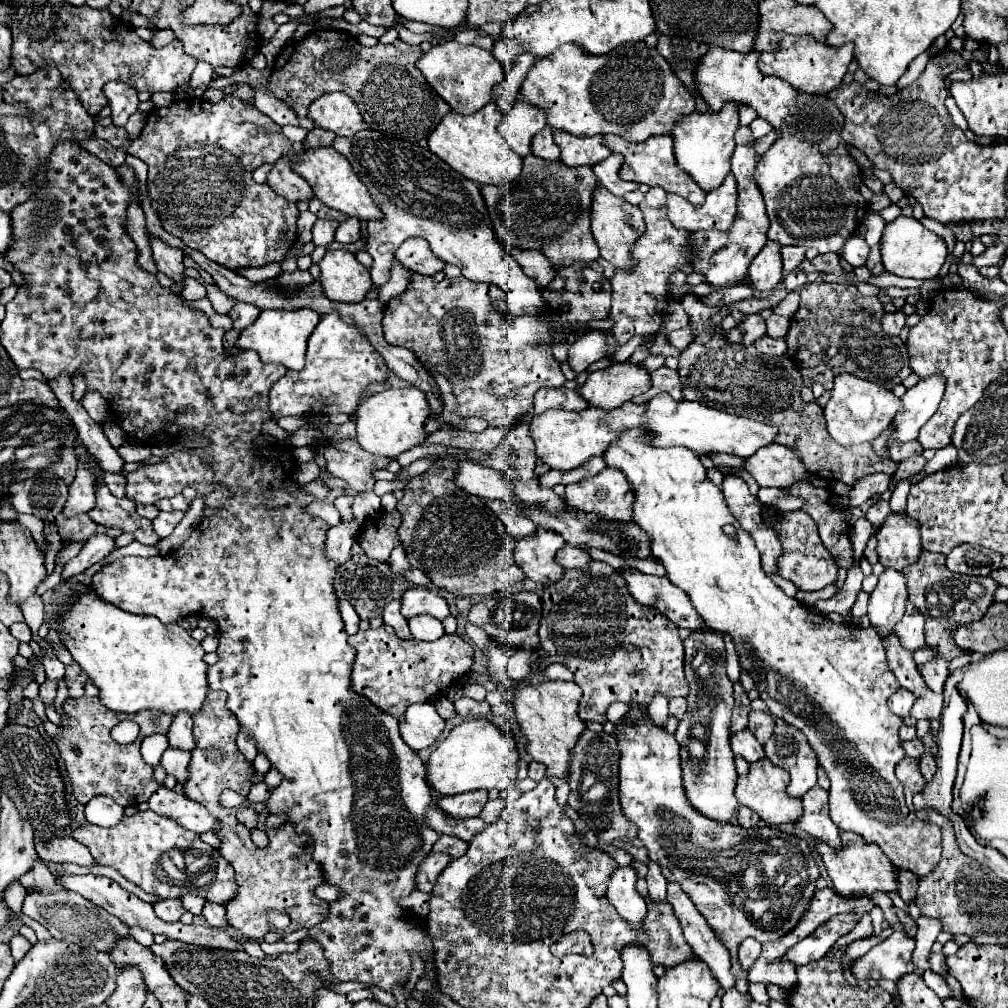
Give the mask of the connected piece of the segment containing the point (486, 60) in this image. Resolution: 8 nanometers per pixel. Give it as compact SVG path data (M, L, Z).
M443 42L433 46L421 56L417 68L423 72L435 92L451 106L457 114L473 114L491 102L493 88L505 78L505 70L491 52L477 46L463 46L459 42Z

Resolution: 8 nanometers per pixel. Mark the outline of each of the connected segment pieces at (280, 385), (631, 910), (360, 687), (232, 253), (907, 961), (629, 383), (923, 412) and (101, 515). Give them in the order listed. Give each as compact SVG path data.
M337 312L321 316L315 332L307 346L307 364L303 370L287 370L287 374L271 388L271 412L273 418L283 416L331 416L331 414L353 414L361 392L373 382L387 380L387 364L381 354L371 346L371 342L359 334L353 324L339 318Z
M631 866L617 868L617 872L613 872L609 880L609 892L607 892L609 902L633 928L637 928L637 924L645 918L647 912L647 904L643 896L637 894L635 882L637 882L637 874Z
M379 626L377 630L359 630L347 640L355 648L355 662L351 670L351 690L371 700L381 712L391 714L397 722L403 720L411 704L435 702L447 694L451 686L463 686L465 674L471 672L473 646L457 634L443 634L435 642L415 638L401 640L393 628Z
M189 96L167 108L153 108L147 114L143 132L131 142L127 152L149 166L149 200L163 228L169 234L179 236L185 246L199 250L209 260L237 272L241 268L281 262L287 250L297 242L297 206L275 196L267 184L257 184L253 180L255 168L277 162L289 148L291 142L283 136L281 126L239 96L225 96L217 104Z
M893 932L887 940L873 946L865 956L857 958L851 964L851 974L859 982L865 982L867 978L873 980L885 978L885 980L899 982L905 974L911 974L915 970L911 962L913 950L915 950L913 938Z
M629 362L611 364L603 370L591 372L587 382L579 388L579 396L595 408L617 408L623 402L649 390L649 374Z
M931 376L929 380L921 380L913 388L909 388L901 398L903 406L893 420L893 432L889 440L917 440L919 428L937 412L937 406L943 398L943 390L945 380L941 380L941 376Z
M105 484L97 488L97 506L89 512L89 516L95 524L101 524L105 528L131 532L135 542L141 542L145 546L159 542L159 536L155 534L151 522L137 514L135 502L127 496L115 498L109 488L105 488Z

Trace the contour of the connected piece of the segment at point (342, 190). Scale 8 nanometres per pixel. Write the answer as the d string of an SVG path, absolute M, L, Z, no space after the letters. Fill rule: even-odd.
M321 146L315 150L299 148L299 156L295 156L295 160L297 160L297 164L291 164L291 168L311 184L315 196L323 204L327 204L329 208L335 208L347 216L355 216L359 220L379 220L381 218L381 212L373 204L367 186L353 172L349 160L345 156L341 156L339 152L335 152L335 148L331 148L331 146Z

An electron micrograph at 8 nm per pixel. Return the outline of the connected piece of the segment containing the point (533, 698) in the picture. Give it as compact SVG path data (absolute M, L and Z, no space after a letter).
M515 680L513 693L510 695L512 703L507 706L504 715L512 713L513 718L521 726L523 736L527 738L527 752L533 756L535 762L541 762L547 768L547 778L565 780L569 776L569 762L573 756L573 748L579 742L581 732L587 728L585 722L579 718L577 706L581 700L581 688L573 682L545 682L545 684L523 684Z

